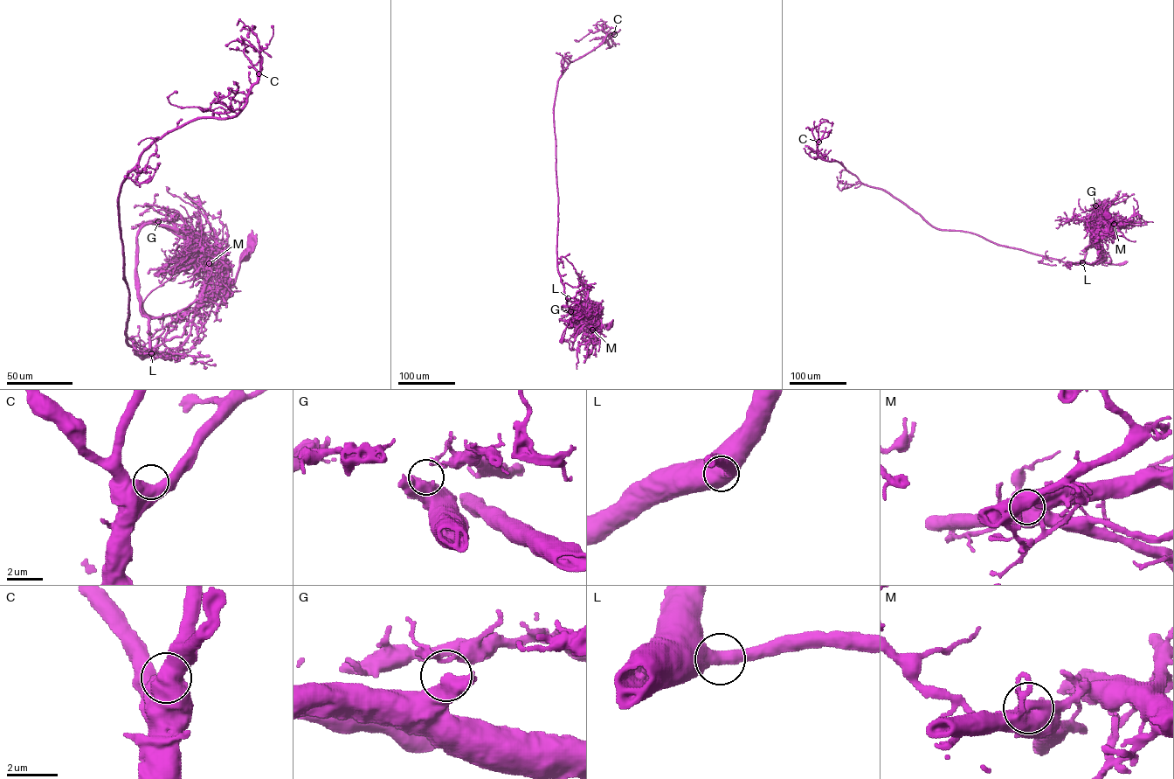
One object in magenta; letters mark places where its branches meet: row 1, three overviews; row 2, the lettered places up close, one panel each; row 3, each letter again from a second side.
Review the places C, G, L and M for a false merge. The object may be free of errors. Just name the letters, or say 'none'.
M

